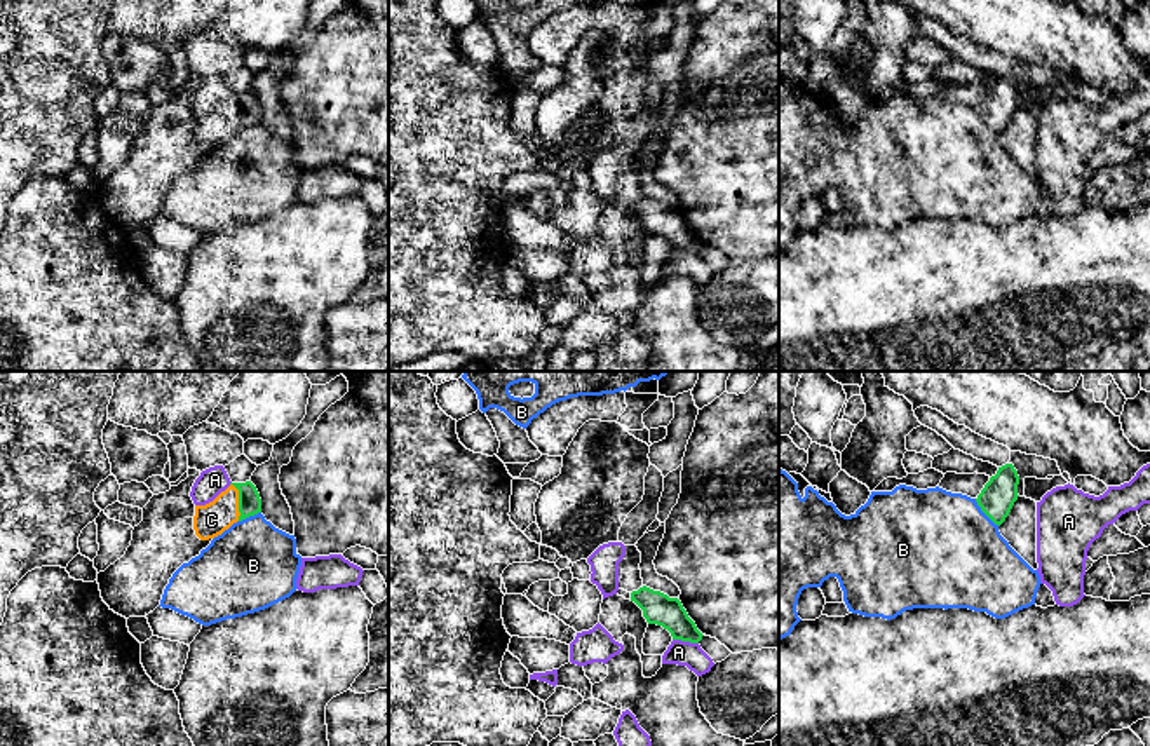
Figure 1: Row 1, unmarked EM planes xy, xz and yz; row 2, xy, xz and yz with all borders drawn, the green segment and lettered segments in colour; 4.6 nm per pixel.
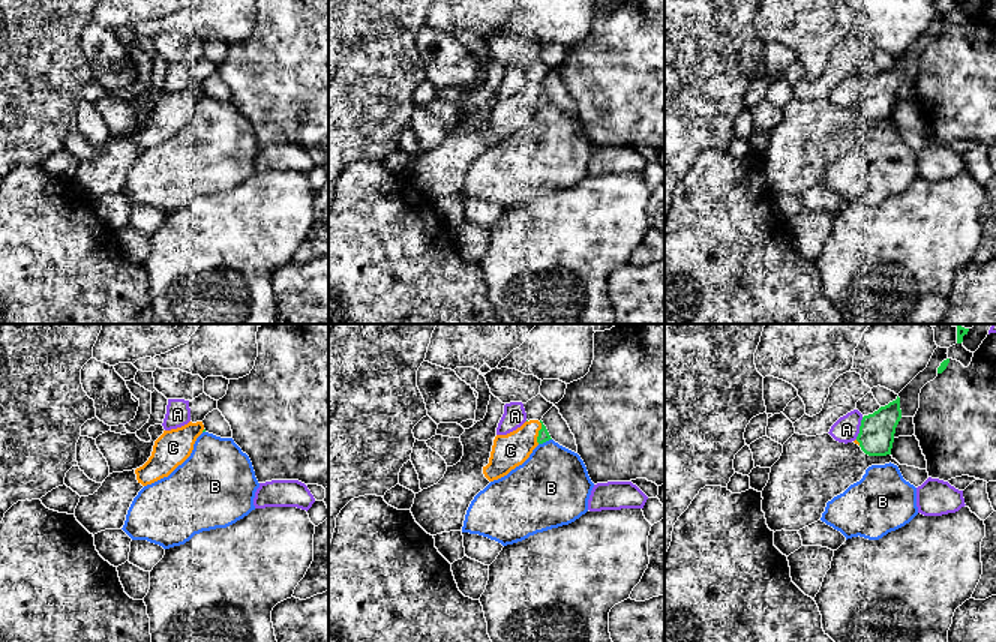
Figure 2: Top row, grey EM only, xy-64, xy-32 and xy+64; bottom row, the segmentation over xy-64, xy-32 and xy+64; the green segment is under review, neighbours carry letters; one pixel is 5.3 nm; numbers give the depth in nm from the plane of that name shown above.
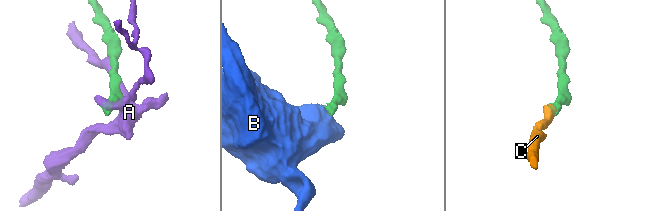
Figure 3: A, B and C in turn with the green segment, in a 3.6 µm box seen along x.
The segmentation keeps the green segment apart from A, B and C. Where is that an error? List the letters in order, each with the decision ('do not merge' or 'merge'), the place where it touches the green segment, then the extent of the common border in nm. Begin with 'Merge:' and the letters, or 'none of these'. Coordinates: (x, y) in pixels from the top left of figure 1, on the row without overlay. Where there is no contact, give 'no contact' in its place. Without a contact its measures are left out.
Merge: C
A: do not merge; contact xz (685, 250); length 120 nm
B: do not merge; contact yz (985, 122); length 170 nm
C: merge; contact xy (239, 112); length 180 nm

